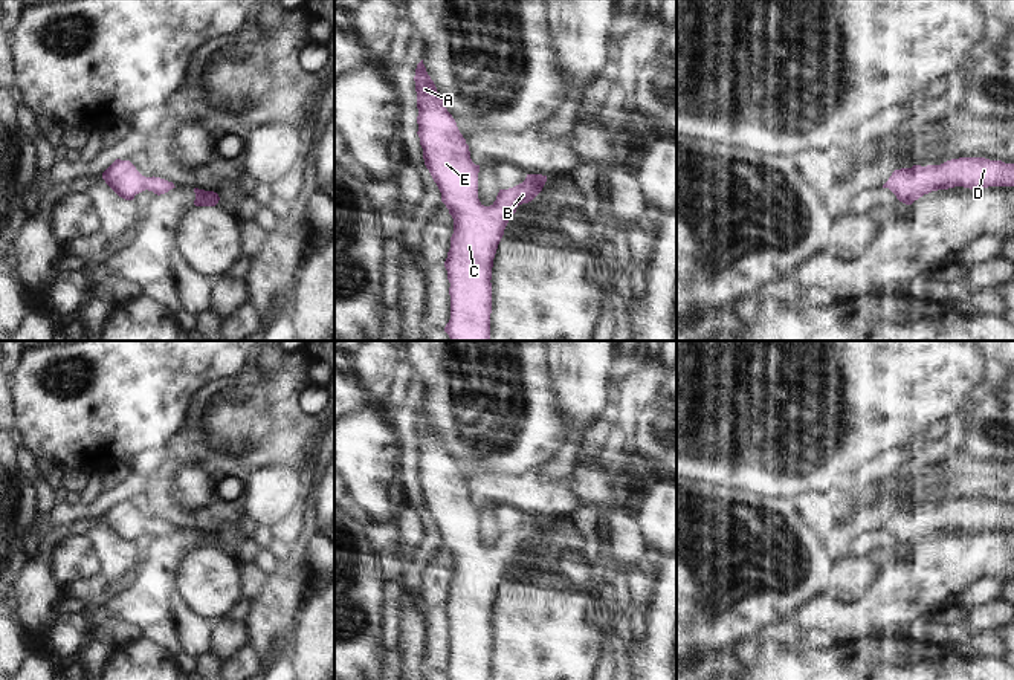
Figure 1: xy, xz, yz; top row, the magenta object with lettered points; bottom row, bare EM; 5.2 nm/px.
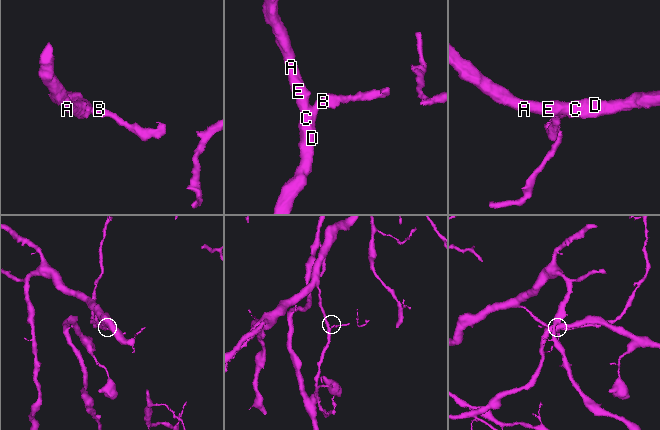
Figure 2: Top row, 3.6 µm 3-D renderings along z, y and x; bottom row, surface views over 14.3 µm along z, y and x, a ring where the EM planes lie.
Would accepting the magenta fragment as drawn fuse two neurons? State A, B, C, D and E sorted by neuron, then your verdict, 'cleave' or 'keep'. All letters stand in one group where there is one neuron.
groups A B C D E; keep

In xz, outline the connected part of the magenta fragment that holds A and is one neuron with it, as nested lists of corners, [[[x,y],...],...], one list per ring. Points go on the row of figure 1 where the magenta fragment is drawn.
[[[423,60],[417,64],[414,81],[418,108],[417,134],[423,148],[425,165],[441,193],[441,202],[454,219],[450,249],[444,261],[450,283],[450,319],[444,332],[450,341],[490,341],[490,280],[498,244],[516,208],[531,202],[542,191],[547,176],[527,174],[522,183],[509,189],[499,189],[496,200],[490,206],[484,206],[478,199],[480,165],[472,162],[469,145],[460,133],[455,119],[444,107]]]

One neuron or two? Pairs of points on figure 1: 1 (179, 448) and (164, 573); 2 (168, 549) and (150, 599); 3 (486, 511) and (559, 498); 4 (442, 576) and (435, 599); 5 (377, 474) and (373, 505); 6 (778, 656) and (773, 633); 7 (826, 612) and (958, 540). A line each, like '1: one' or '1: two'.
1: two
2: one
3: two
4: one
5: one
6: two
7: one

